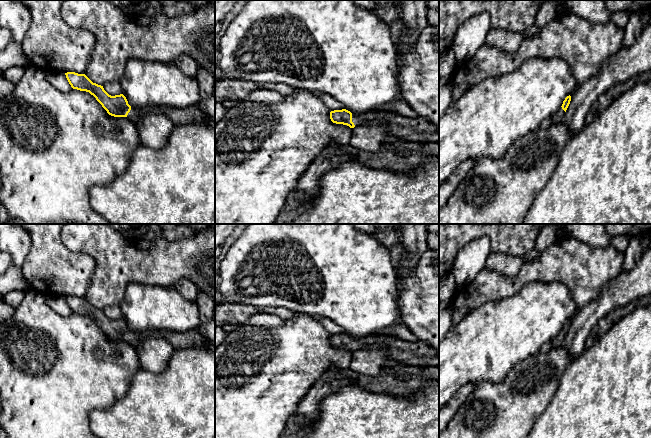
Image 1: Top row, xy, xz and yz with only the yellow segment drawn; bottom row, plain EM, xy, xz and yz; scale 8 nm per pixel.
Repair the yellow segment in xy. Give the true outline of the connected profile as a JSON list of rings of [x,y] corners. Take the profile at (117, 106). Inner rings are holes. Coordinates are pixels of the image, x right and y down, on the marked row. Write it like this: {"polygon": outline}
{"polygon": [[[67,72],[65,75],[73,89],[89,92],[109,115],[114,117],[126,117],[134,124],[149,113],[163,114],[175,125],[198,122],[205,119],[215,120],[205,115],[196,105],[184,109],[159,107],[155,105],[143,108],[132,108],[123,94],[115,96],[109,95],[103,86],[93,83],[85,74]]]}

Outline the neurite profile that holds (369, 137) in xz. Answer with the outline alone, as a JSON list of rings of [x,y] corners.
[[[378,121],[355,126],[349,145],[364,151],[378,151],[387,135],[386,126],[387,123]]]

